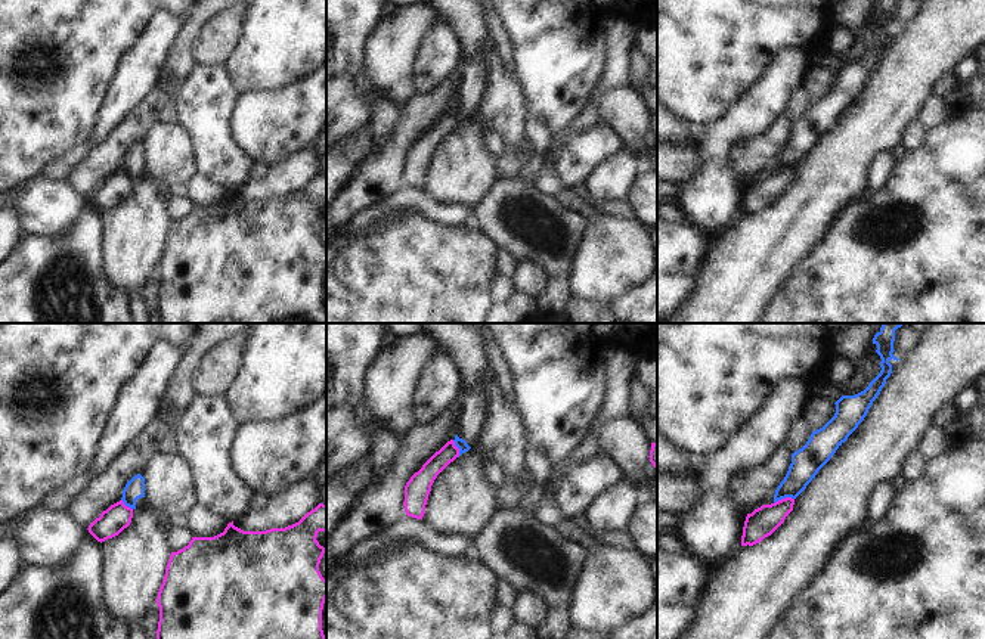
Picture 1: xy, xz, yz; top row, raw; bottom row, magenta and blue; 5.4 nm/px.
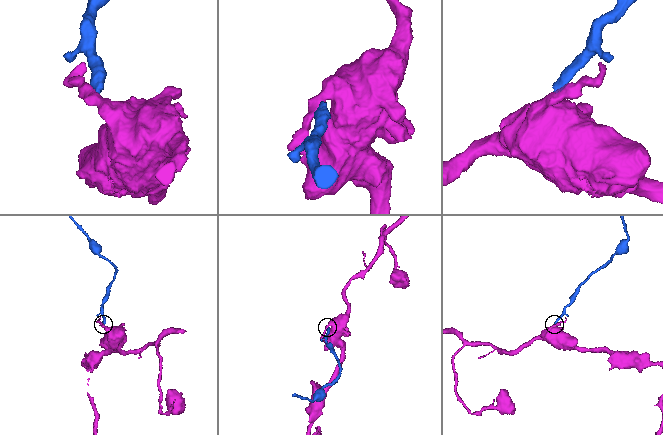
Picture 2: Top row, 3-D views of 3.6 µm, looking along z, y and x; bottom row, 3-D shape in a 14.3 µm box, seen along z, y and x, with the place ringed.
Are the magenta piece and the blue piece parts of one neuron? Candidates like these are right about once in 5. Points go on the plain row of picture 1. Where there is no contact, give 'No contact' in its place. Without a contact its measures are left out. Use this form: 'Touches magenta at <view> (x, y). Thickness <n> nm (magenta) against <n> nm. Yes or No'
Touches magenta at yz (783, 168). Thickness 160 nm (magenta) against 160 nm. No

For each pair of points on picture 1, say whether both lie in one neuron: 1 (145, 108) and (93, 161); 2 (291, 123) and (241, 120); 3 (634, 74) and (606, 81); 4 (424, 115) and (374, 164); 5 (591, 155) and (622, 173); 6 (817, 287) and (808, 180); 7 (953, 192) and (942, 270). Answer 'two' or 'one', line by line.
1: one
2: one
3: two
4: one
5: two
6: two
7: one

